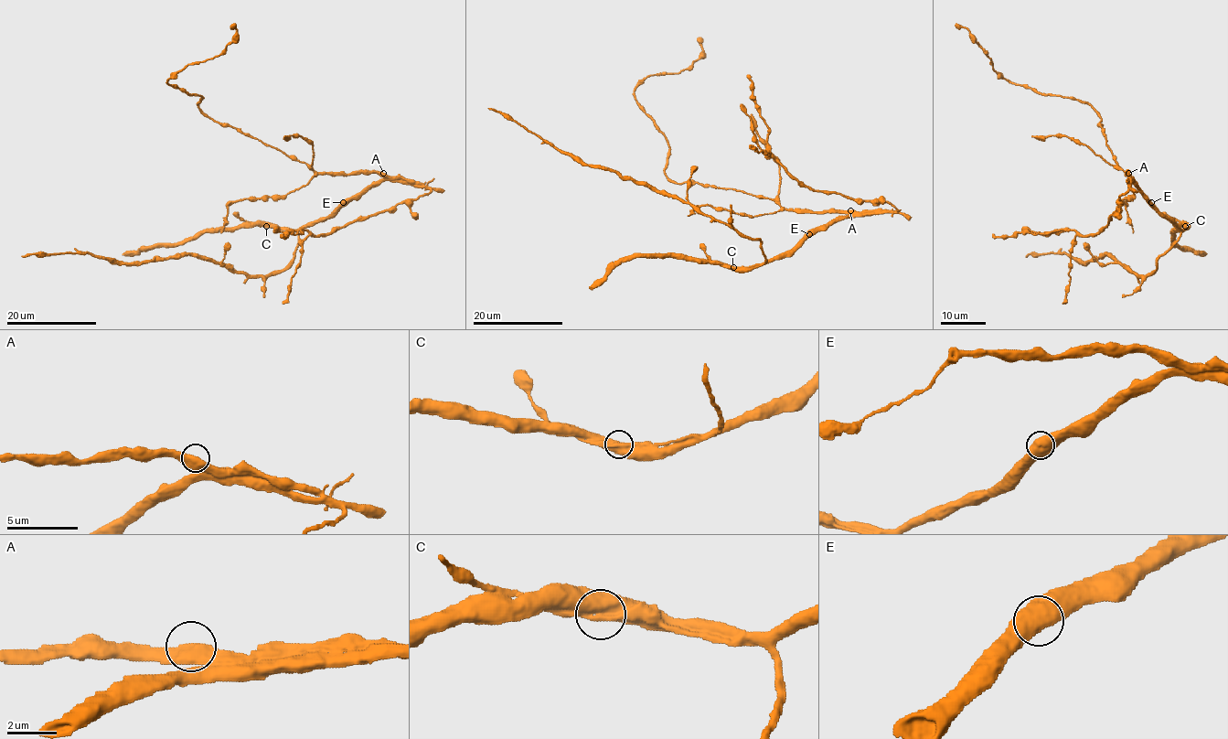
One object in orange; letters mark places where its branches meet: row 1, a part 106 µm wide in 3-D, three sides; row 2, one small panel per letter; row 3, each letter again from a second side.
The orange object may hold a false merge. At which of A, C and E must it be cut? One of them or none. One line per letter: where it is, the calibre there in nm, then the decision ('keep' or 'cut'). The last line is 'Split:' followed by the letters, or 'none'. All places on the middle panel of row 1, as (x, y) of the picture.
A: place (850, 210); calibre 550 nm; keep
C: place (733, 267); calibre 600 nm; keep
E: place (809, 234); calibre 550 nm; keep
Split: none

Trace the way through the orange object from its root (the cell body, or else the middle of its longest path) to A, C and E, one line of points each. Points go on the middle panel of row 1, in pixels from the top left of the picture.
A: (836, 221), (848, 217), (850, 210)
C: (836, 221), (813, 229), (792, 249), (761, 263), (732, 267)
E: (836, 221), (828, 221), (809, 234)

